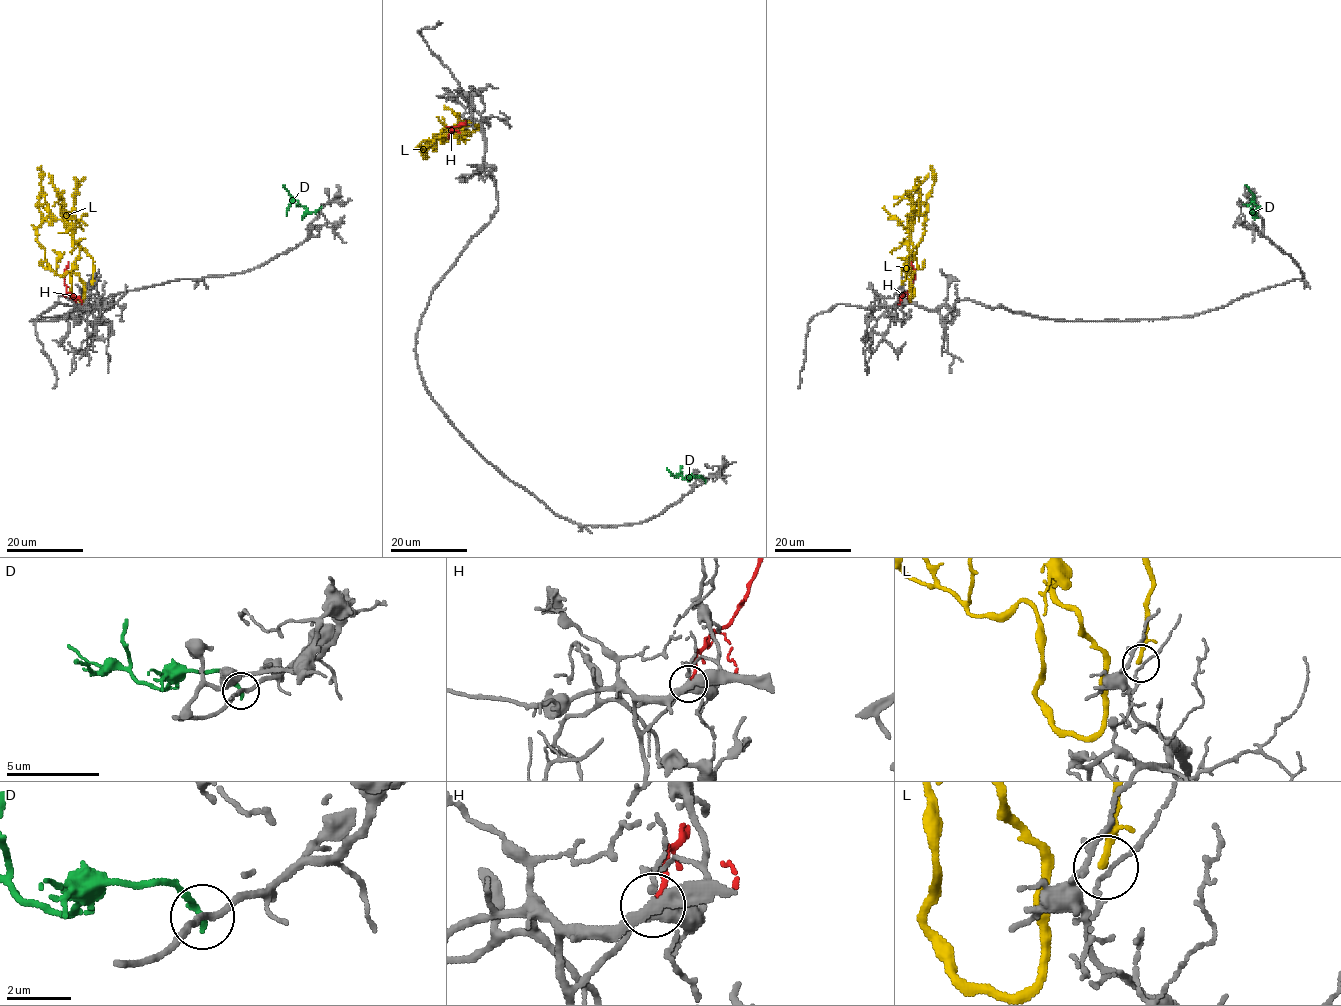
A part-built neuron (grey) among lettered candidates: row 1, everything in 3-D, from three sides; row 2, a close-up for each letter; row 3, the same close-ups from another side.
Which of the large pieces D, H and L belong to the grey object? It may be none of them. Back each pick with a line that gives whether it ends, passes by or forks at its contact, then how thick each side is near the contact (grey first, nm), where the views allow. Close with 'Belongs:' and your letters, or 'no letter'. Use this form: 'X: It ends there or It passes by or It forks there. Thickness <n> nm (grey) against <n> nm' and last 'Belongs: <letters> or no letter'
H: It ends there. Thickness 220 nm (grey) against 200 nm
Belongs: H

